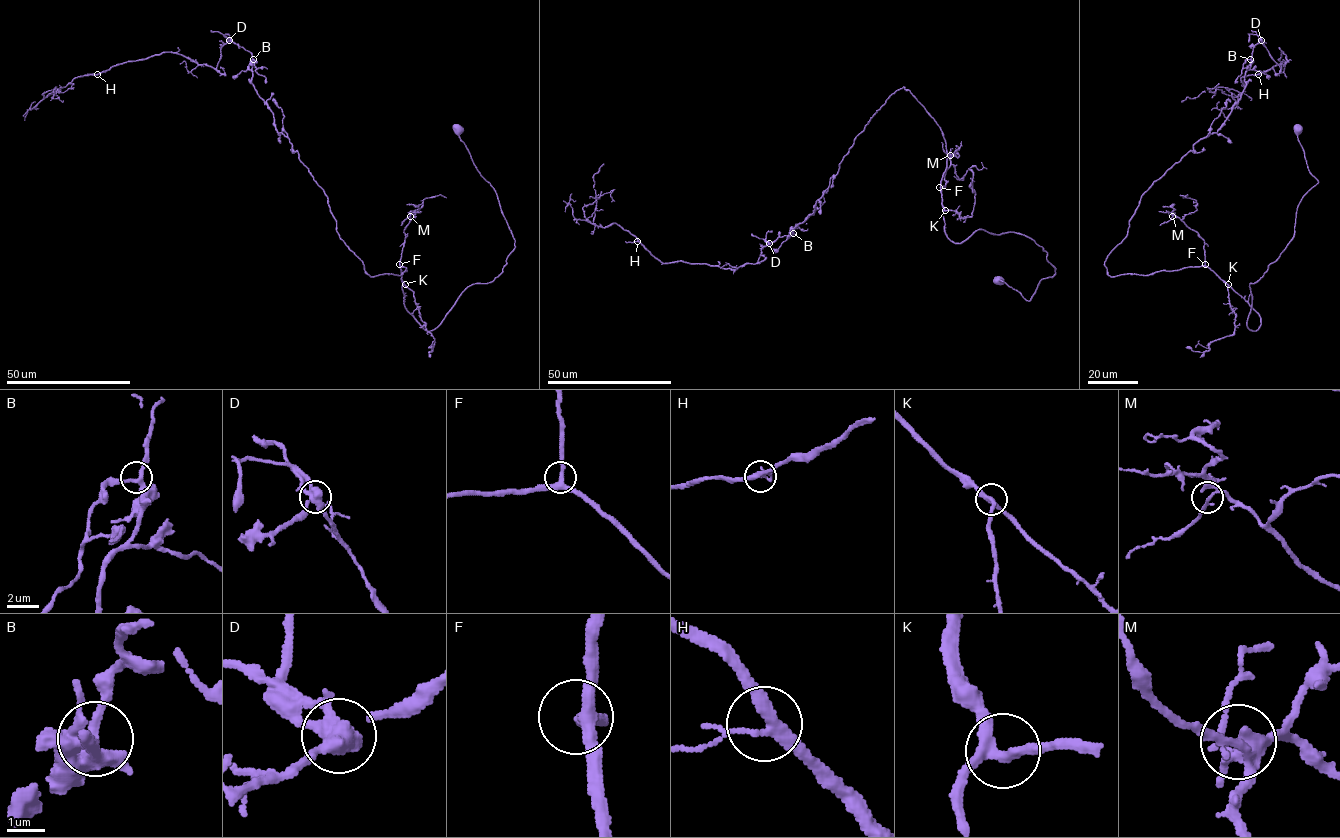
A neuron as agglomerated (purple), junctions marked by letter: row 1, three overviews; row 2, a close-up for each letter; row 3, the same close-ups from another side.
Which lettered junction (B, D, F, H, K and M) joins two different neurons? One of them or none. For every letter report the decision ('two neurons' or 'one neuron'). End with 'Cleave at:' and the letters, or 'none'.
B: one neuron
D: two neurons
F: one neuron
H: one neuron
K: one neuron
M: one neuron
Cleave at: D

